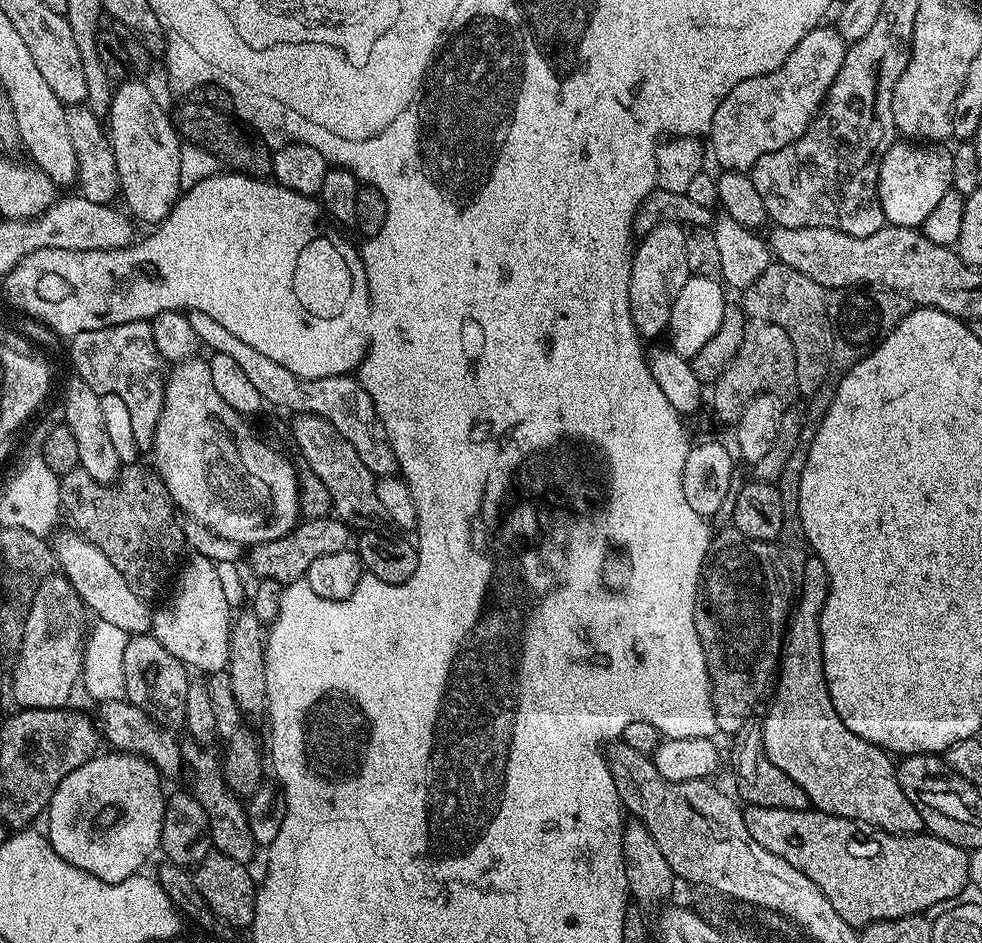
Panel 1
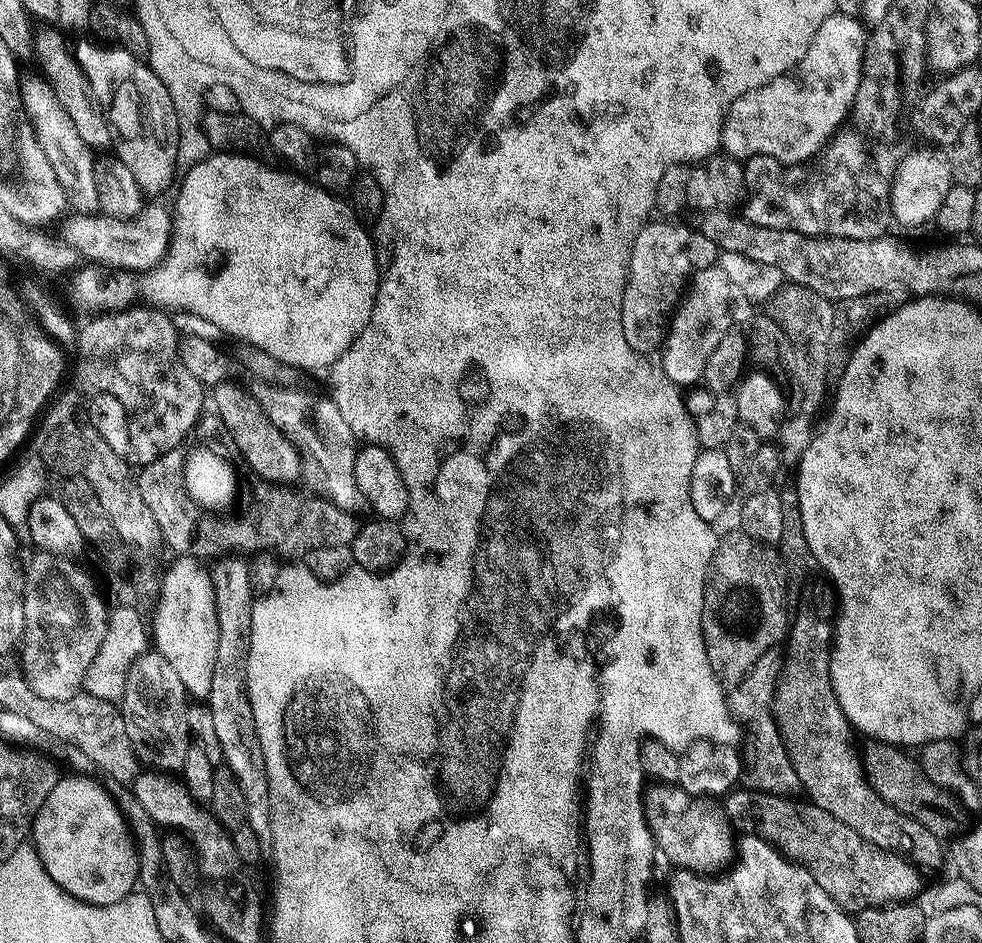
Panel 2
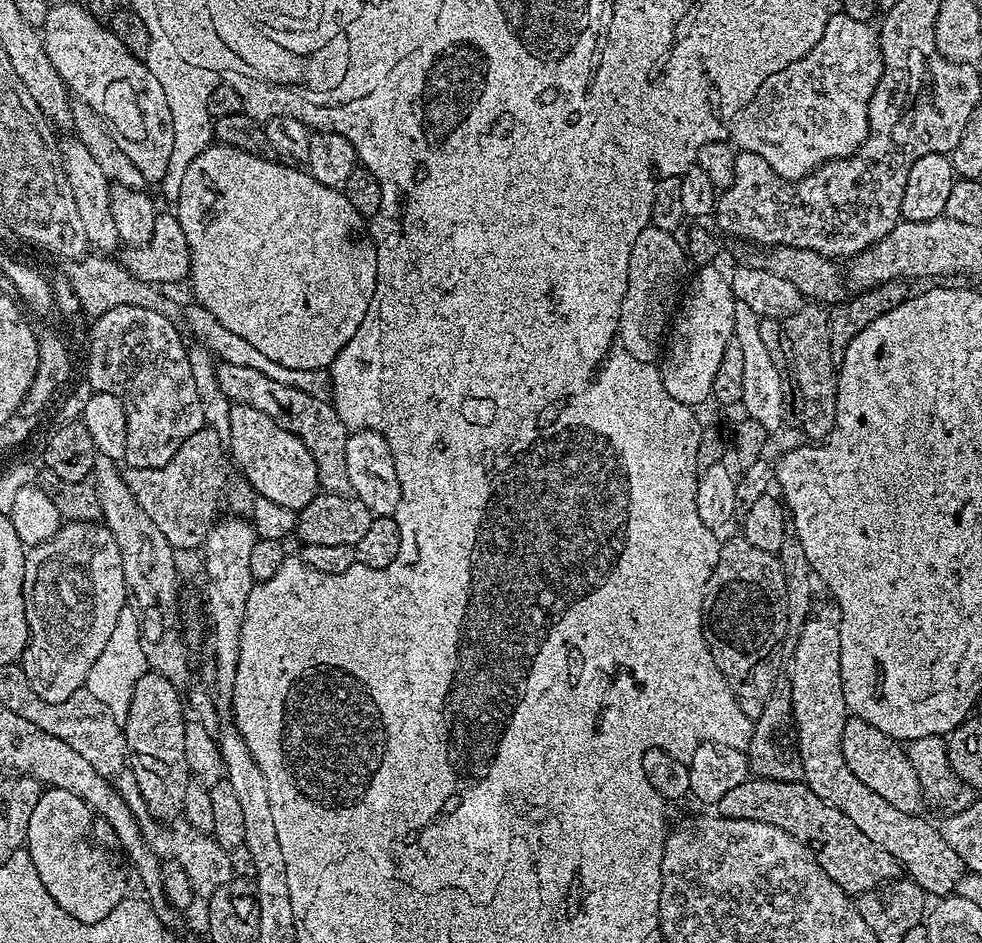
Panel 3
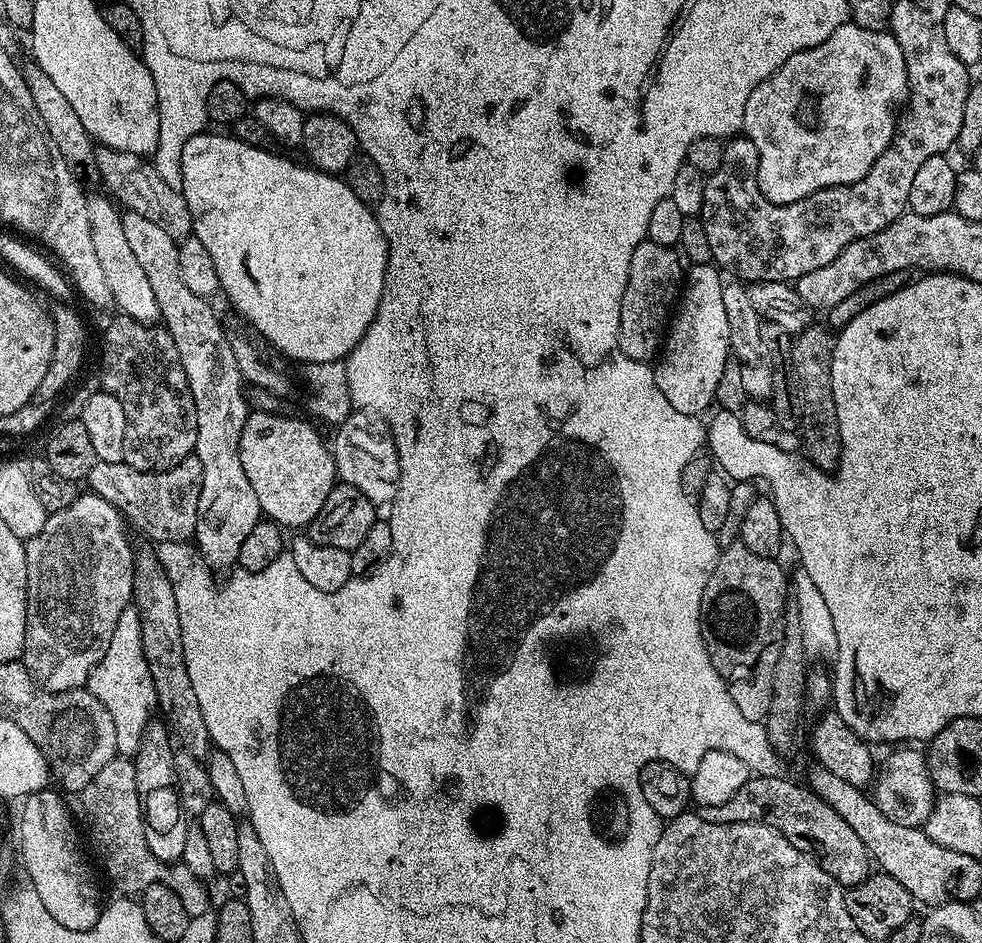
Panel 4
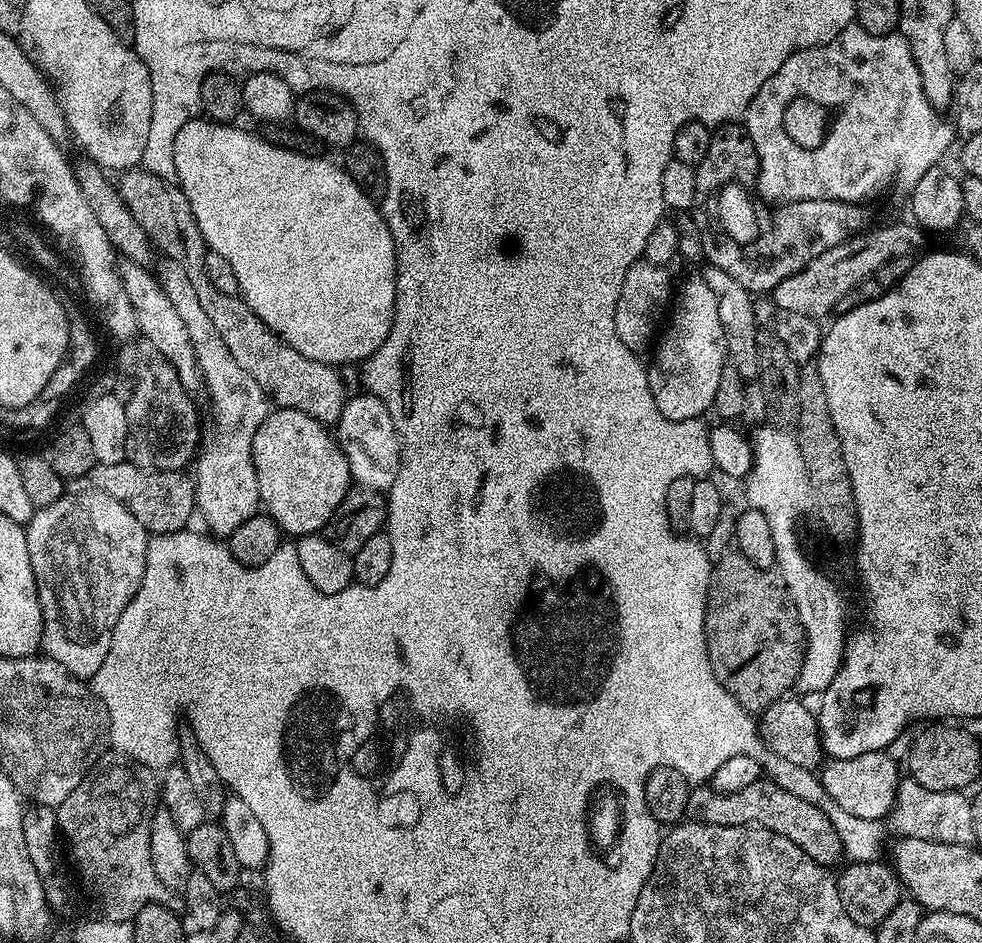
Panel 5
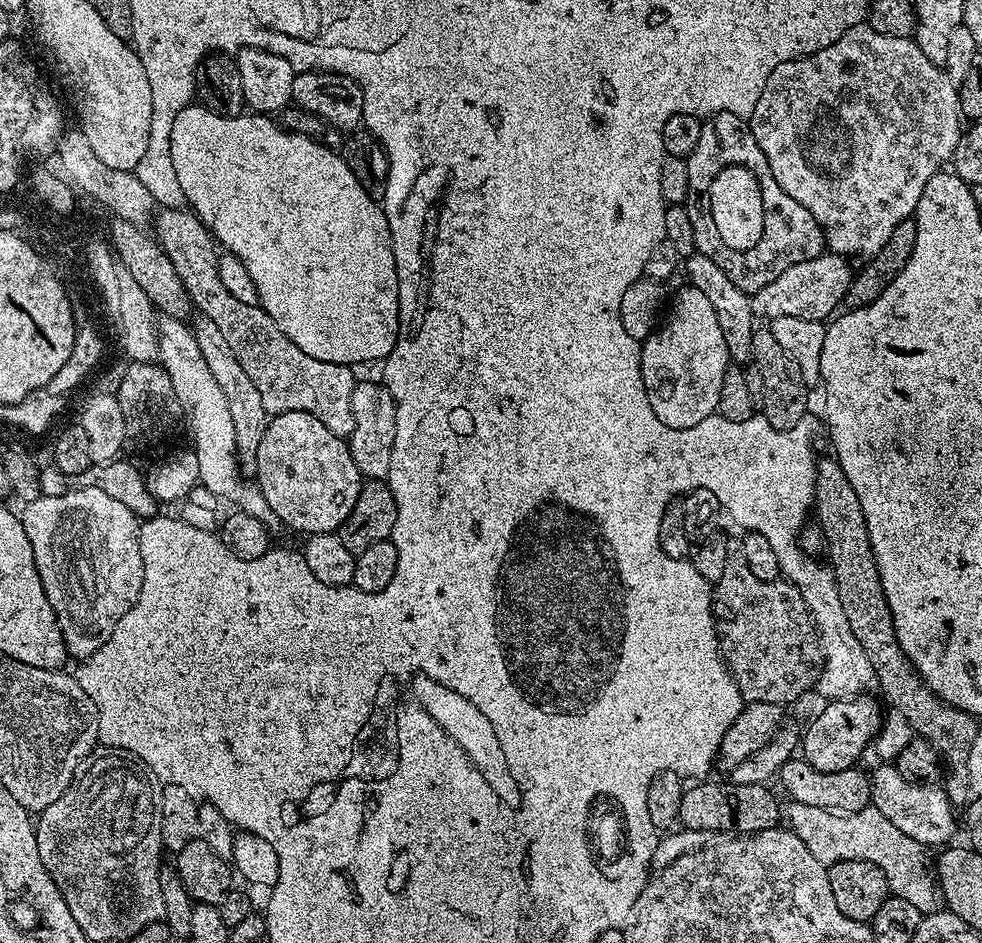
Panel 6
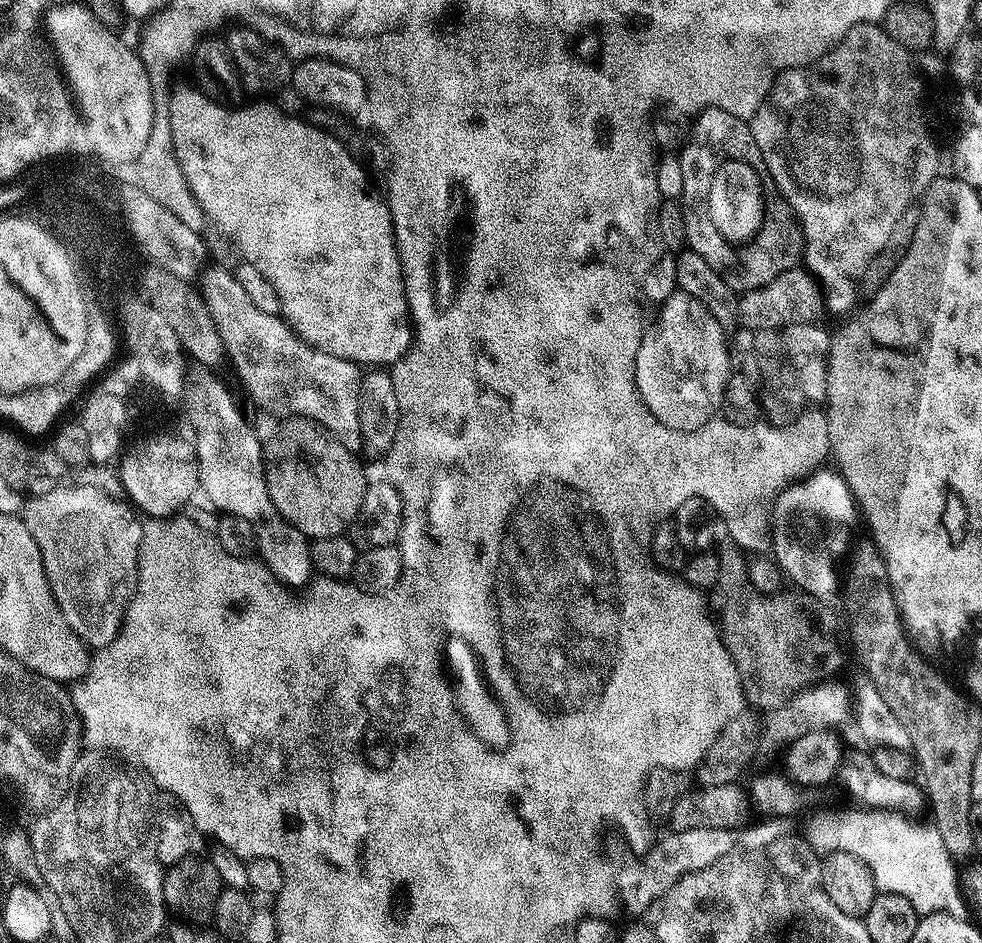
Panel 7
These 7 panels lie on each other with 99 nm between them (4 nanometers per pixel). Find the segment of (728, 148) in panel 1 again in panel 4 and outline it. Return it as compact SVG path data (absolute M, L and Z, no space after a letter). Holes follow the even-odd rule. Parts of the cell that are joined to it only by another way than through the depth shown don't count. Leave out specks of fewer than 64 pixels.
M849 22L836 27L818 46L801 48L794 55L788 56L786 62L782 62L778 66L778 70L770 74L770 78L756 83L746 102L742 132L750 142L754 142L754 146L758 146L760 161L758 162L756 181L760 184L764 199L770 204L783 206L798 202L823 188L834 188L837 184L853 184L861 180L870 170L870 166L874 166L874 162L878 162L881 154L887 148L892 147L892 137L895 136L898 127L896 111L899 108L901 111L905 107L907 99L908 71L906 70L906 62L902 54L902 46L898 46L898 42L892 37L891 31L866 30L862 26Z

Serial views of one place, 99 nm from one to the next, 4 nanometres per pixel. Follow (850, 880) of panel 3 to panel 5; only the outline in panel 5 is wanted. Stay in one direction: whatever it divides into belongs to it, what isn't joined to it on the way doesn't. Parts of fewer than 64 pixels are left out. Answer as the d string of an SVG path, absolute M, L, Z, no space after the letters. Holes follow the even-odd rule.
M761 778L758 782L750 782L750 786L746 786L746 790L738 790L737 792L720 792L711 786L696 786L688 793L688 801L686 802L685 817L693 824L709 824L710 826L759 826L782 834L790 842L794 842L794 846L798 846L805 854L814 862L825 866L839 865L844 856L844 846L840 841L840 835L834 830L834 826L830 822L830 818L826 818L826 814L822 814L822 810L818 810L818 806L814 806L810 802L802 802L802 798L798 798L794 794L790 794L790 790L782 790L782 786L778 786L774 781L767 778Z

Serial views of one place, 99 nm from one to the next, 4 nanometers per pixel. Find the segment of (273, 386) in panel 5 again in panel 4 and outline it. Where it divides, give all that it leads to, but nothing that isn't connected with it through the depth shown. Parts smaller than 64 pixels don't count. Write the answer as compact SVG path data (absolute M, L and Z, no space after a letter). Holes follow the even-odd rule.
M100 146L96 149L96 170L98 180L101 180L108 189L107 195L121 209L142 214L142 218L162 226L166 234L170 234L173 240L179 242L185 236L192 235L192 219L190 210L184 201L184 194L178 188L166 186L162 178L158 178L158 170L155 164L149 162L143 156L135 156L129 152L117 152L115 148Z

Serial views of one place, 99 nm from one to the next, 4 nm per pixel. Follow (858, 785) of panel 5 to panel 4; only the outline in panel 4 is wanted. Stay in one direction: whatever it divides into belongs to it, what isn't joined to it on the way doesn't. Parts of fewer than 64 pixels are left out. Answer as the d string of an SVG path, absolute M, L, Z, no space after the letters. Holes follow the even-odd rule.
M896 746L884 761L879 761L874 772L874 783L870 788L870 797L890 818L890 822L898 822L898 826L919 828L930 816L930 810L936 805L938 791L932 784L930 770L927 769L927 758L923 751L916 746Z

